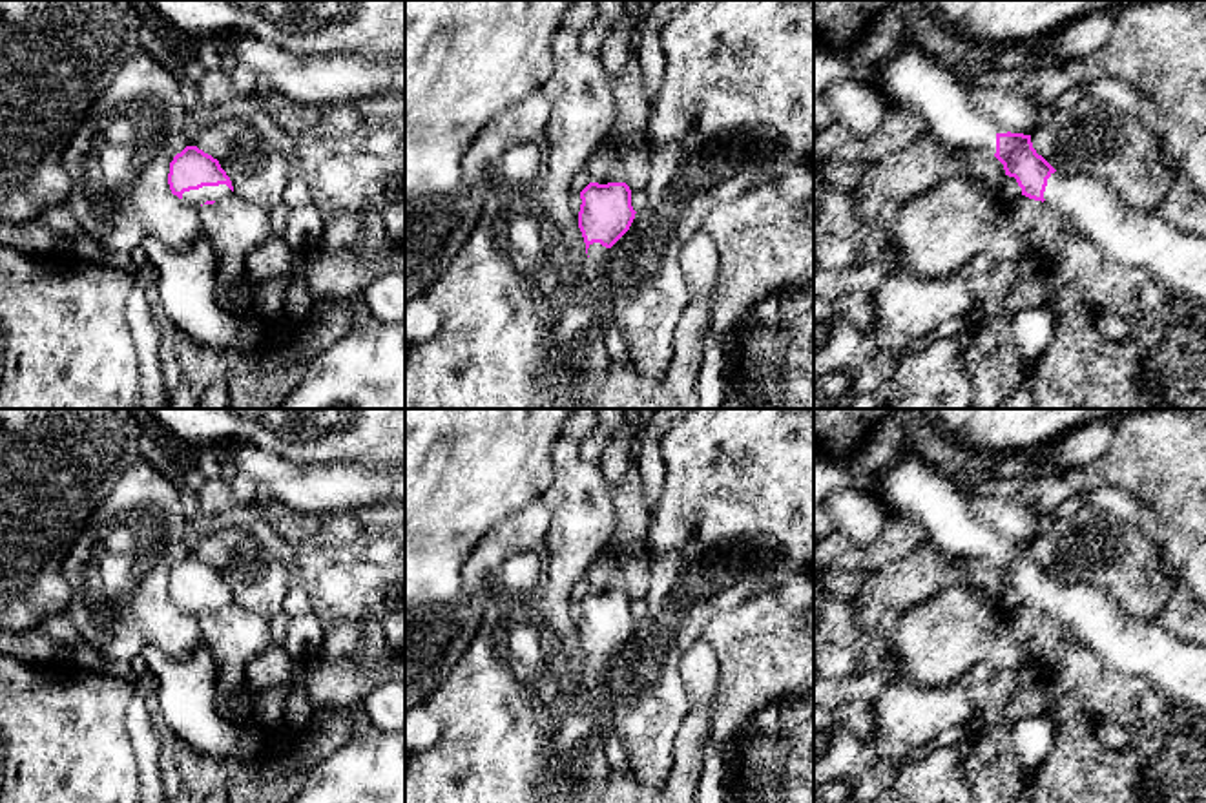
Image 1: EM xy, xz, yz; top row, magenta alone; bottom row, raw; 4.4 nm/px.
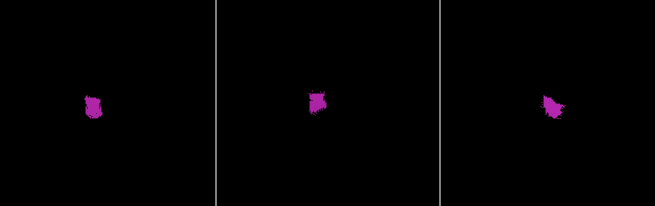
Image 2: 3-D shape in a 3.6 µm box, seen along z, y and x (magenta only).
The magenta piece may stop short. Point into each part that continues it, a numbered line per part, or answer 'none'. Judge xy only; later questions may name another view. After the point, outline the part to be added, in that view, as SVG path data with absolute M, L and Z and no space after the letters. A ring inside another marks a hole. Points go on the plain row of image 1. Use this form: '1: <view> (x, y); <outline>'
1: xy (196, 606); M219 593L219 595L203 595L199 599L190 599L182 602L182 610L193 615L201 615L206 610L223 610L226 606L230 606L234 600L226 595L226 593Z

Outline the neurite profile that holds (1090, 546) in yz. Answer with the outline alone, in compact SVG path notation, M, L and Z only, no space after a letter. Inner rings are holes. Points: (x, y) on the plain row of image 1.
M1087 504L1066 518L1055 518L1053 526L1031 542L1031 551L1056 580L1104 588L1129 615L1144 620L1159 619L1179 580L1160 569L1160 558L1148 537Z

